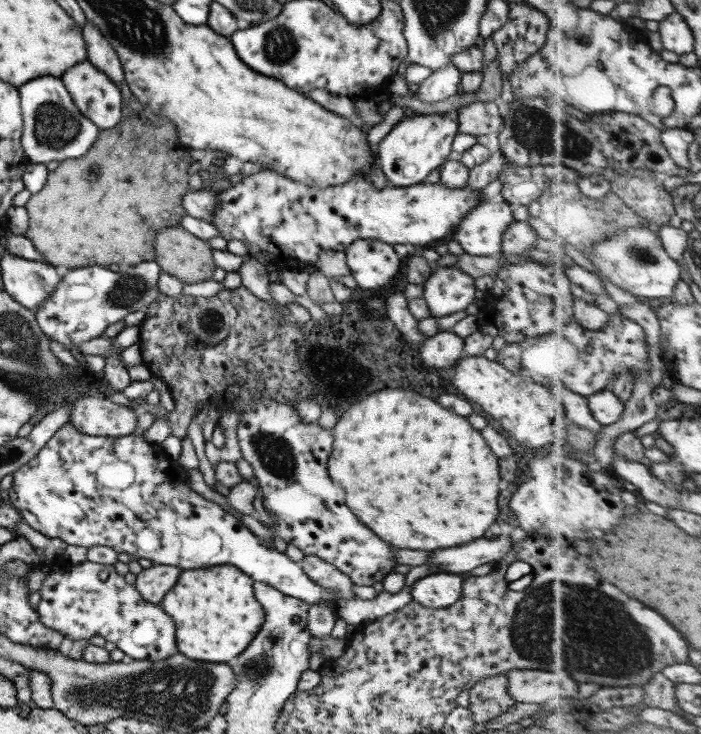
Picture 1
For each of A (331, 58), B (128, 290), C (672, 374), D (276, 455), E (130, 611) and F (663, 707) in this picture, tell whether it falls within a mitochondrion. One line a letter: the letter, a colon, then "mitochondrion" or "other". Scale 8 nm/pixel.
A: other
B: mitochondrion
C: other
D: mitochondrion
E: other
F: other

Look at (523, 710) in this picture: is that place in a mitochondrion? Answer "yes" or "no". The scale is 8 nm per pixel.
no

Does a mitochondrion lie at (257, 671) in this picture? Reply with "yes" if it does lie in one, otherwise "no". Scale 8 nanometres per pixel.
yes

